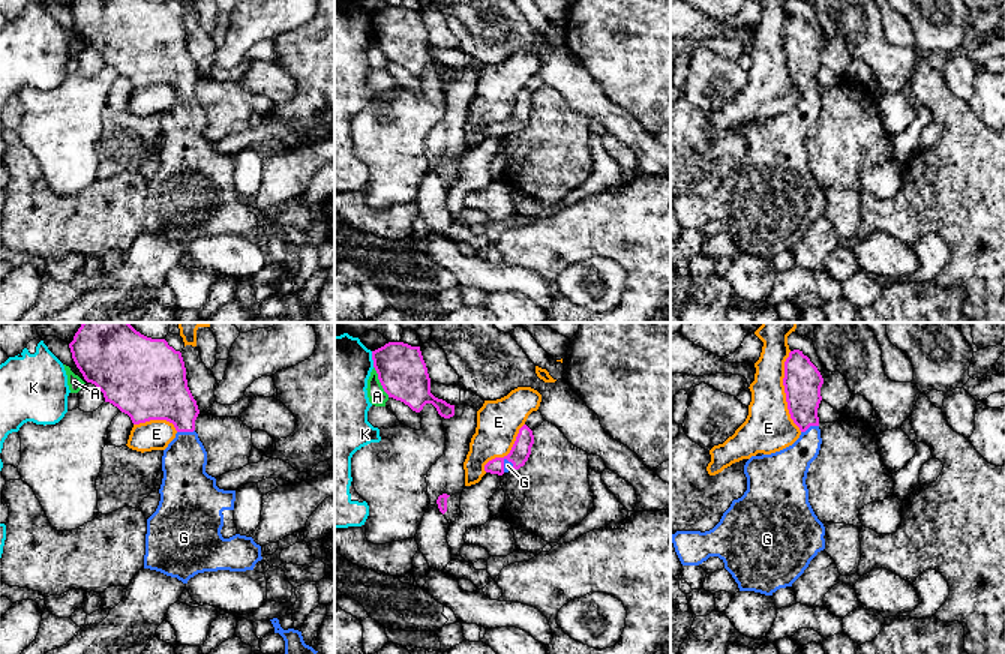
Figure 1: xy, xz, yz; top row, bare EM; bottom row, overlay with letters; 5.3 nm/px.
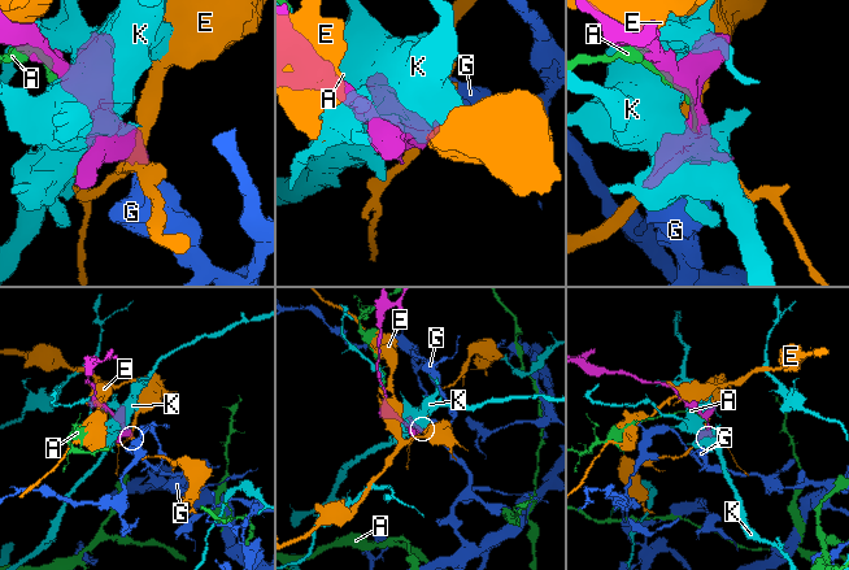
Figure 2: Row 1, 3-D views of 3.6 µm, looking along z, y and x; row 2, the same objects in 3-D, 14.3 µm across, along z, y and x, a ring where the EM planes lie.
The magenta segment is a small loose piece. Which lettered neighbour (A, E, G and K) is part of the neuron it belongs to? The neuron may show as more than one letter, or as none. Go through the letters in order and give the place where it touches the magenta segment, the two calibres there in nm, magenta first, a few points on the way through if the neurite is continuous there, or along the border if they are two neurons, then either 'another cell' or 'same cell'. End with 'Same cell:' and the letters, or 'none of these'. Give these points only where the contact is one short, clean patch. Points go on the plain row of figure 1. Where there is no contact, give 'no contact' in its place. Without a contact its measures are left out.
A: meets magenta in xz at (380, 45); 260 nm thick on the magenta side, 100 nm on the other; another cell
E: meets magenta in yz at (785, 56); 200 nm thick on the magenta side, 260 nm on the other; another cell
G: meets magenta in xy at (185, 95); 300 nm thick on the magenta side, 240 nm on the other; runs through xy (159, 56), (183, 80), (185, 95), (183, 126); same cell
K: meets magenta in xz at (372, 23); 260 nm thick on the magenta side, 360 nm on the other; another cell
Same cell: G

